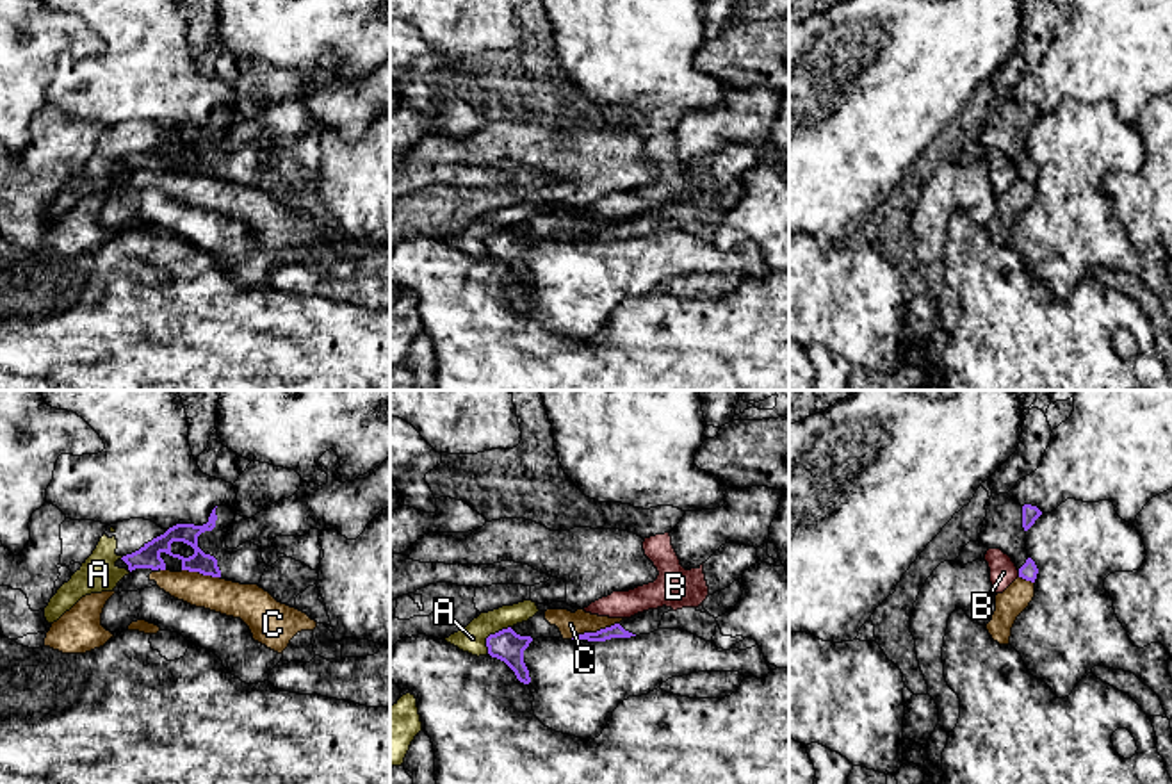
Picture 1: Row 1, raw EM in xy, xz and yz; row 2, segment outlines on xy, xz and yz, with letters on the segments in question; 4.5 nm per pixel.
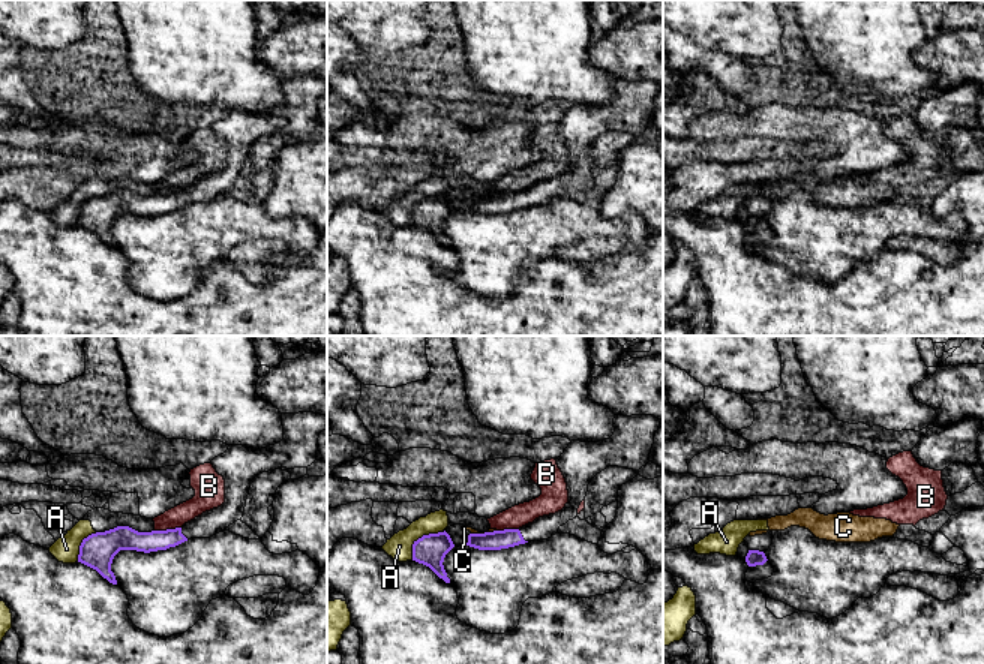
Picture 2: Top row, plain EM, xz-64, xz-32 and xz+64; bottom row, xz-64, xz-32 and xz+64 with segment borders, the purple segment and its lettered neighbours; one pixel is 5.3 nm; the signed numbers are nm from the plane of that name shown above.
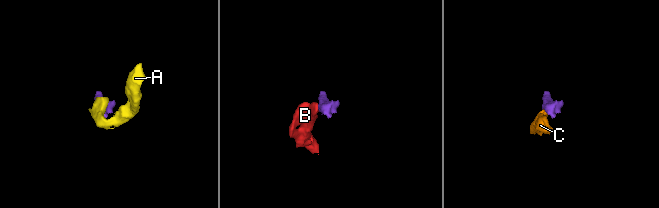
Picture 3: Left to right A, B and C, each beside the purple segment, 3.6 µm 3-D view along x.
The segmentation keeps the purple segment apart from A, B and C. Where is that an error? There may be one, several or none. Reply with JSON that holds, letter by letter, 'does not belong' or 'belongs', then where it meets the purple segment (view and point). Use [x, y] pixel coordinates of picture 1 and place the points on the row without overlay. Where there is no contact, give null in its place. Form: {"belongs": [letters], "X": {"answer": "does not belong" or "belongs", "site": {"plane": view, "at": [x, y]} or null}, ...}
{"belongs": [], "A": {"answer": "does not belong", "site": {"plane": "xz", "at": [490, 236]}}, "B": {"answer": "does not belong", "site": {"plane": "yz", "at": [1019, 175]}}, "C": {"answer": "does not belong", "site": {"plane": "xz", "at": [594, 234]}}}

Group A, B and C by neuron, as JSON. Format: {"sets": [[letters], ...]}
{"sets": [["A", "B"], ["C"]]}

